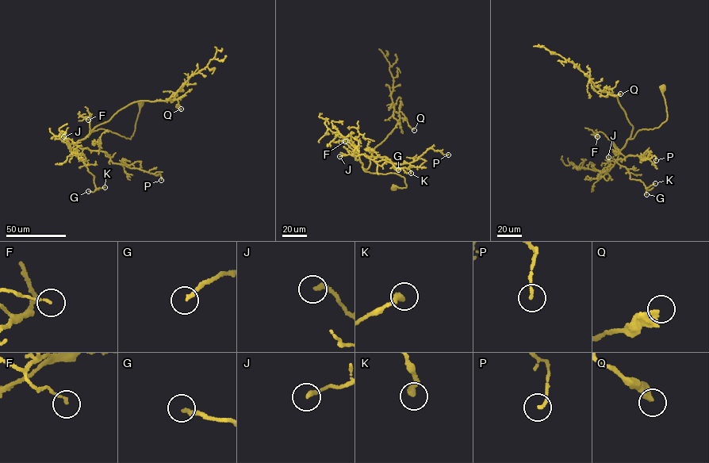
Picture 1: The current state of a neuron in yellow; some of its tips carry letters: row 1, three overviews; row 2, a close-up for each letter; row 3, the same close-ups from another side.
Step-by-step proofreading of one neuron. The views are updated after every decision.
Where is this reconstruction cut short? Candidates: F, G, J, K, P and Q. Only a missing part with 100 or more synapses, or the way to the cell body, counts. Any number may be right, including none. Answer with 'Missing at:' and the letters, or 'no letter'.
Missing at: no letter

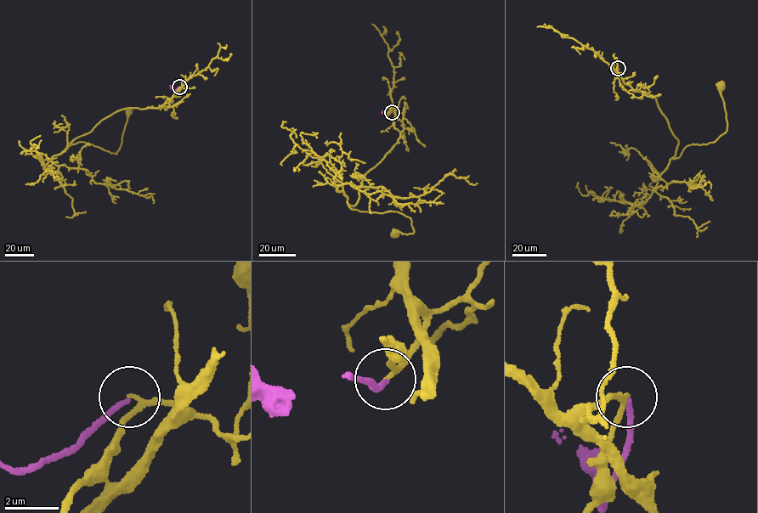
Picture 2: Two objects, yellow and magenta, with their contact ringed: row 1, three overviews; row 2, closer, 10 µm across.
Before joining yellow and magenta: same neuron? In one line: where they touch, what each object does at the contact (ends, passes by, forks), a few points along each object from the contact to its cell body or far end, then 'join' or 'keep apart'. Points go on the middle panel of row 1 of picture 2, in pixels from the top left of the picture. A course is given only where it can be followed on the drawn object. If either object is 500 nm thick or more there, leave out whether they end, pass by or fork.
at (392, 112); yellow passes by; magenta ends there; yellow runs (392, 112), (394, 108), (398, 141), (366, 173), (359, 200), (348, 205), (410, 218), (413, 233), (395, 233); magenta runs (392, 112), (381, 112); keep apart

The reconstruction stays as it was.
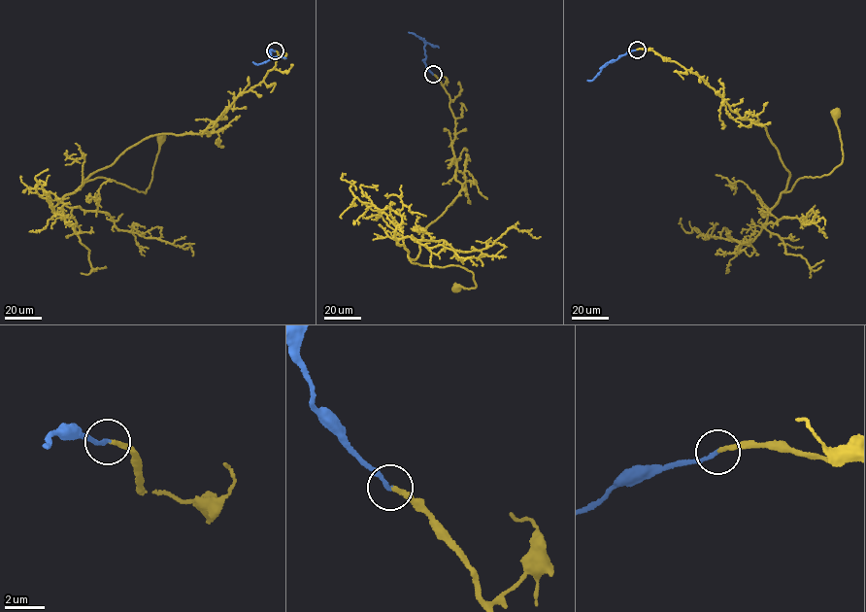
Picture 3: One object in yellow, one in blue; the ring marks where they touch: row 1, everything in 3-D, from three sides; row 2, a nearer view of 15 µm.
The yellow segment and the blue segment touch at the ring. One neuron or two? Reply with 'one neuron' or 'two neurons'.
one neuron

